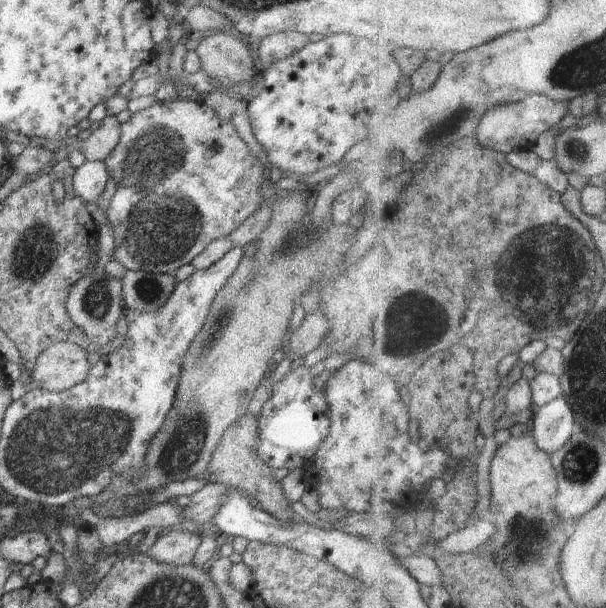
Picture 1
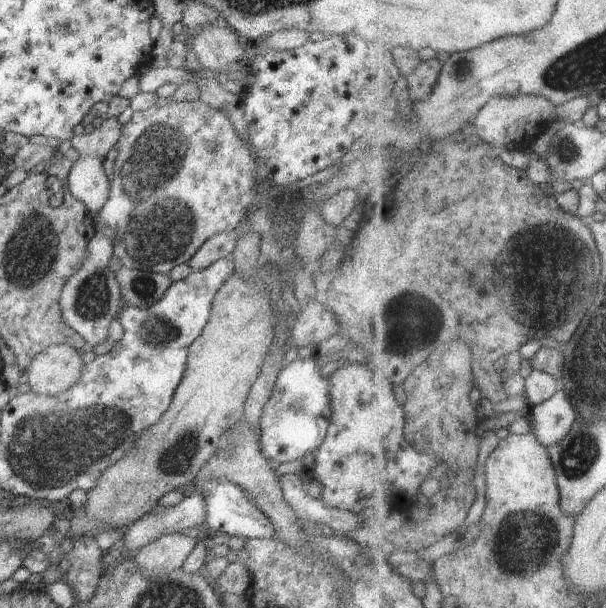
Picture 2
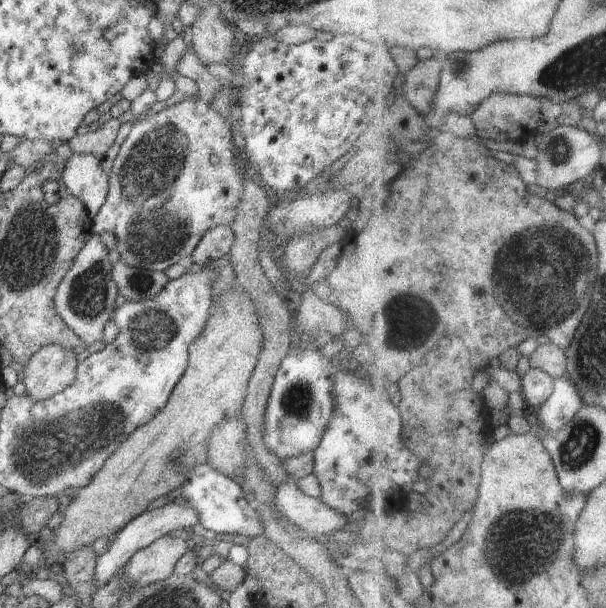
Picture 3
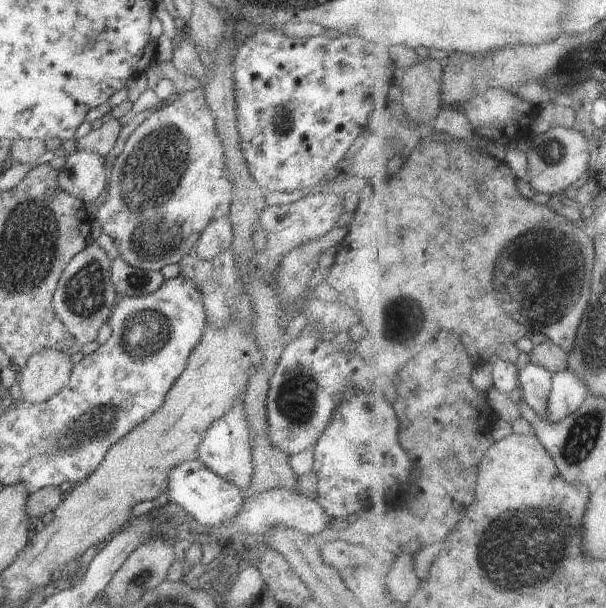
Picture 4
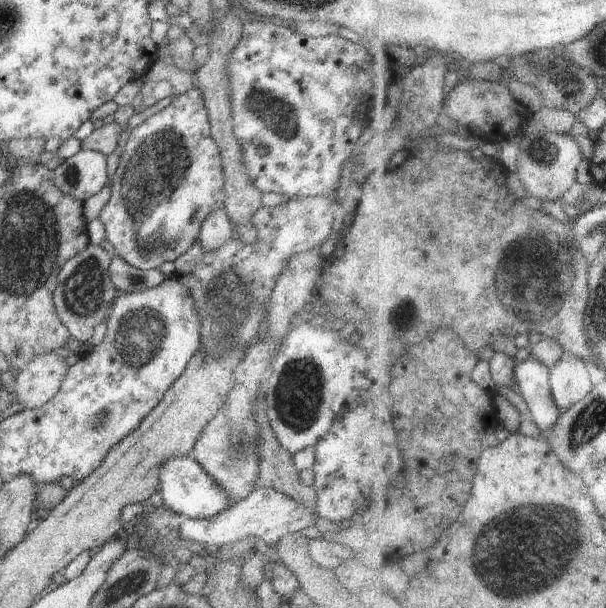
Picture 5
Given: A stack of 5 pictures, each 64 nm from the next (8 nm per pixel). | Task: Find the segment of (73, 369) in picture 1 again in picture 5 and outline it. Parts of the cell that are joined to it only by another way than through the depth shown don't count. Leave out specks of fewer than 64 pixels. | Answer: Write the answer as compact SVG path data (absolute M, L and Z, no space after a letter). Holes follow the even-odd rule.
M64 352L36 354L23 369L14 371L15 381L9 389L15 406L40 408L52 400L70 368L64 359Z

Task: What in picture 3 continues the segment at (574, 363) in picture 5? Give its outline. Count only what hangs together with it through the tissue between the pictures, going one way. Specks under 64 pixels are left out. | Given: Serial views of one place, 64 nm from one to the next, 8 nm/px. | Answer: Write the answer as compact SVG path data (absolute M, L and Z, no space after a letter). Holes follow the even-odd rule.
M566 377L557 378L554 394L538 410L544 424L544 436L556 436L562 432L578 416L583 406L584 400L576 384Z

